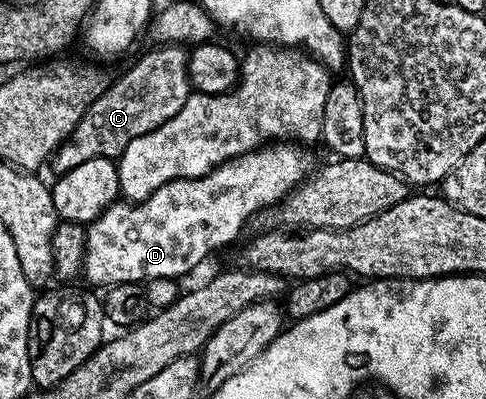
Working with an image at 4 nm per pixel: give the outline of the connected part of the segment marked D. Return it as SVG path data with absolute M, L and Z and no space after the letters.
M272 142L267 146L255 148L252 152L247 152L241 156L235 156L232 160L228 160L225 164L219 164L217 168L211 168L205 176L194 176L182 180L171 180L166 182L166 186L162 186L158 190L154 190L154 194L150 194L150 198L141 200L136 203L117 202L111 204L107 210L98 219L93 220L87 225L88 241L86 242L86 254L84 255L84 271L83 275L88 276L87 283L104 284L103 286L111 286L114 284L138 284L154 278L177 279L183 278L187 272L192 272L215 248L220 248L223 244L228 244L231 240L236 240L240 236L240 231L244 228L244 223L255 214L259 208L265 210L271 209L273 206L280 203L296 185L302 183L303 180L313 171L314 163L312 164L312 156L304 148L295 148L295 143L292 142Z

